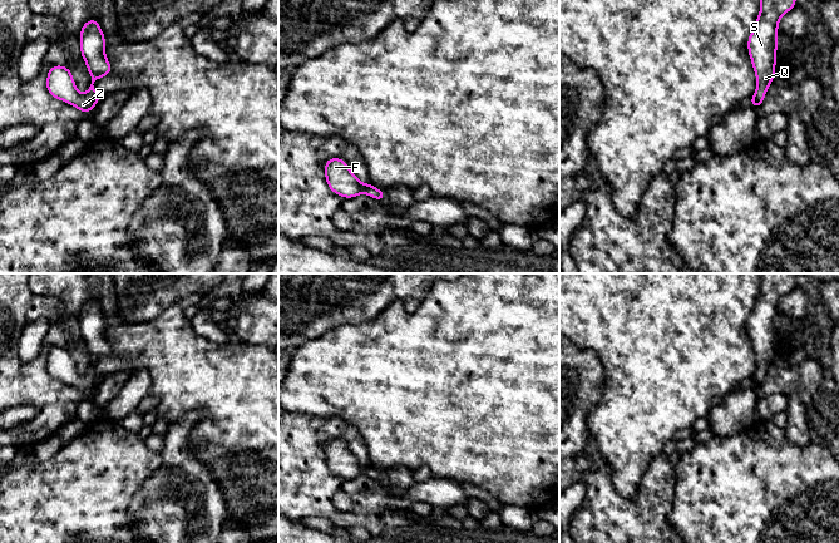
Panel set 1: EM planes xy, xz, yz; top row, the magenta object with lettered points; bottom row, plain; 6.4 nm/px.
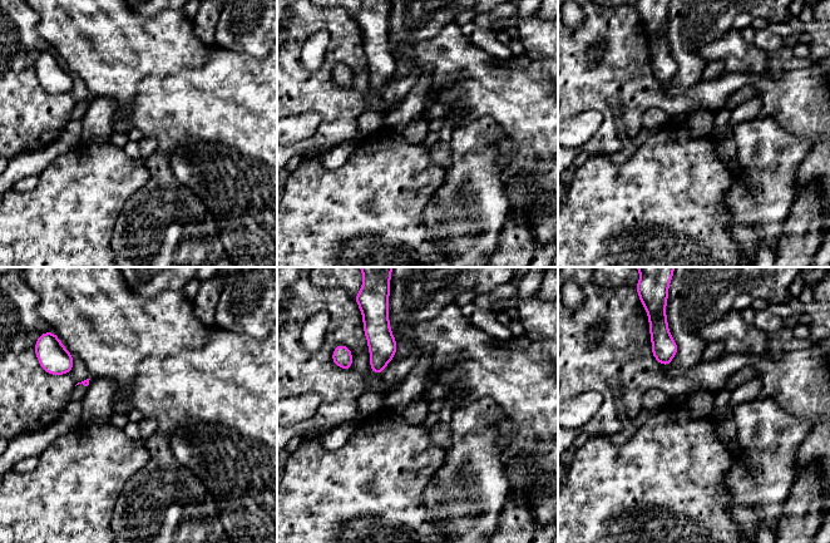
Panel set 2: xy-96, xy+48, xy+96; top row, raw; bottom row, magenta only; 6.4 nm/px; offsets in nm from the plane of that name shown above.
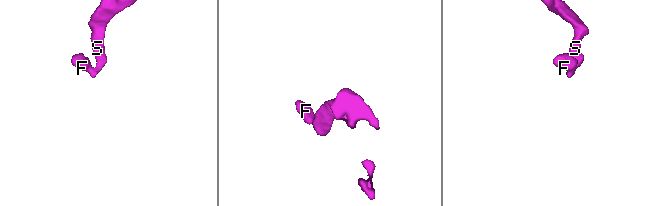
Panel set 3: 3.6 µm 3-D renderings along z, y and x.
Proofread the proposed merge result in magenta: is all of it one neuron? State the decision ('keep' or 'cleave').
keep

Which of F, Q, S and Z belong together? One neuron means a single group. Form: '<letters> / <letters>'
F Q S Z

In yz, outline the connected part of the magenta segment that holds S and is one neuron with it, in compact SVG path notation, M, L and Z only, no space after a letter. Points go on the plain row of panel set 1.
M760 273L760 277L760 295L747 320L747 331L757 365L749 384L757 390L775 357L779 302L796 286L795 273Z

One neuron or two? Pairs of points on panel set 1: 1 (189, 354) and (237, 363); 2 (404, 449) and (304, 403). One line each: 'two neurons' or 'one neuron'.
1: one neuron
2: one neuron

